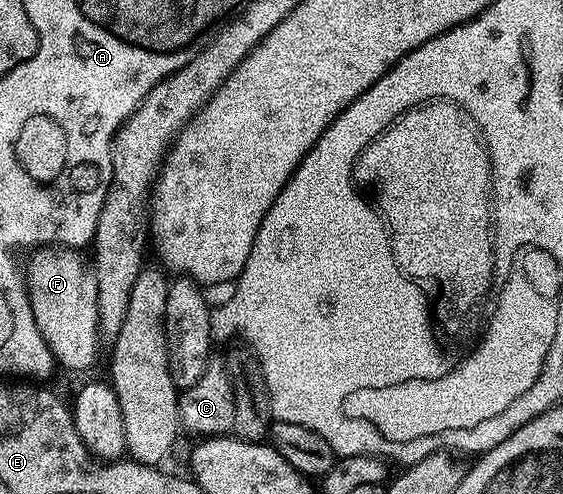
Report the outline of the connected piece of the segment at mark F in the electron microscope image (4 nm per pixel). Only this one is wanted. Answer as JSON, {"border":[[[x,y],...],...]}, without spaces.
{"border":[[[44,246],[35,249],[29,255],[30,263],[24,266],[36,328],[44,336],[55,363],[66,370],[88,369],[97,360],[100,347],[96,276],[82,254],[81,249],[69,246]]]}

